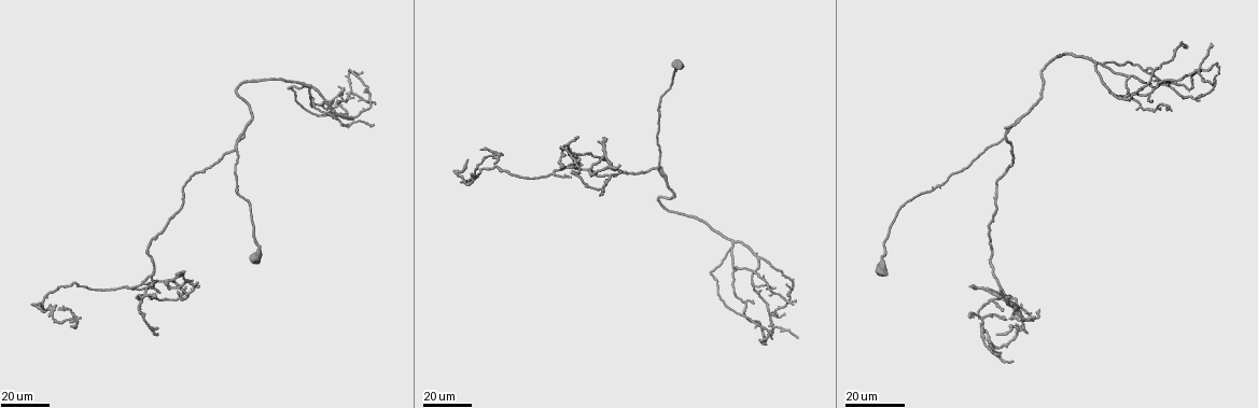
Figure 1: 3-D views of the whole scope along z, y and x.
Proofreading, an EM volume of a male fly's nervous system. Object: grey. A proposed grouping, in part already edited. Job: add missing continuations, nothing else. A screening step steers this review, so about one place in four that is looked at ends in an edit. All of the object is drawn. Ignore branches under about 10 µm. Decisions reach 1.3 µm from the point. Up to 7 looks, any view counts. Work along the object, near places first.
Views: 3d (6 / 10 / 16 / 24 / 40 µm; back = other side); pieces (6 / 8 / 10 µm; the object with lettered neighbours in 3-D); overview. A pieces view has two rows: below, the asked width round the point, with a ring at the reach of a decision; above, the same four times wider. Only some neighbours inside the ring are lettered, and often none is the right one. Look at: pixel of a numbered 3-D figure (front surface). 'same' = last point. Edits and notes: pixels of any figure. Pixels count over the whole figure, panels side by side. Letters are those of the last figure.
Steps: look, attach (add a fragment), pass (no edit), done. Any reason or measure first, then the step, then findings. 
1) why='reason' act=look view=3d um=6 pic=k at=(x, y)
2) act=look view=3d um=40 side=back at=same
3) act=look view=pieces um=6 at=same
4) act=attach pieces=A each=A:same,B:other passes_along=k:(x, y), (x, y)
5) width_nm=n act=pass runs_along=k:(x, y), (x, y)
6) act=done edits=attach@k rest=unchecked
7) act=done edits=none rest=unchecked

act=look view=3d um=40 pic=1 at=(155, 329)

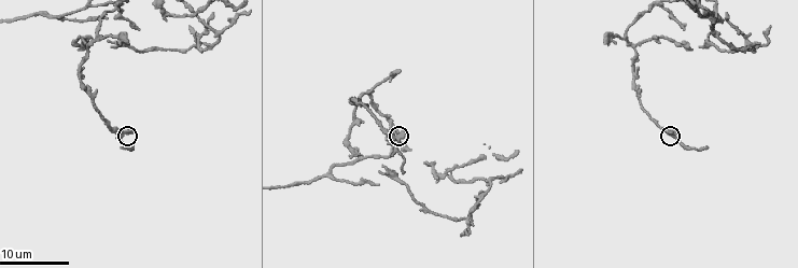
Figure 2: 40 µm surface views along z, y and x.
act=look view=pieces um=8 pic=2 at=(666, 131)

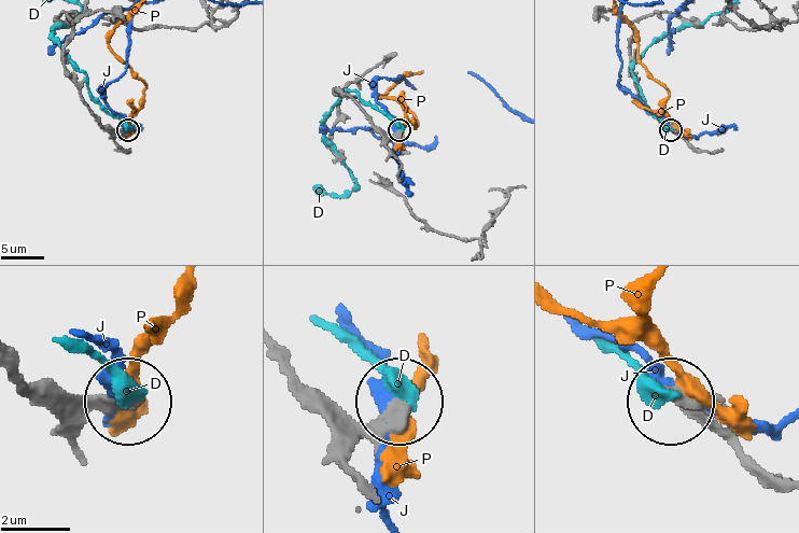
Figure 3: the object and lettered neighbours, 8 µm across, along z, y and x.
act=pass each=D:other,J:other,P:other found='no lettered fragment goes on from it'

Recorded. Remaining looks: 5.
why='an open end' act=look view=3d um=16 pic=2 at=(80, 51)

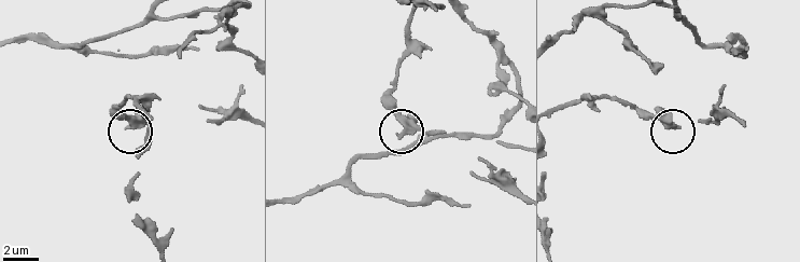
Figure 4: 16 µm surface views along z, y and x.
why='see the neighbours' act=look view=pieces um=8 pic=4 at=(679, 127)

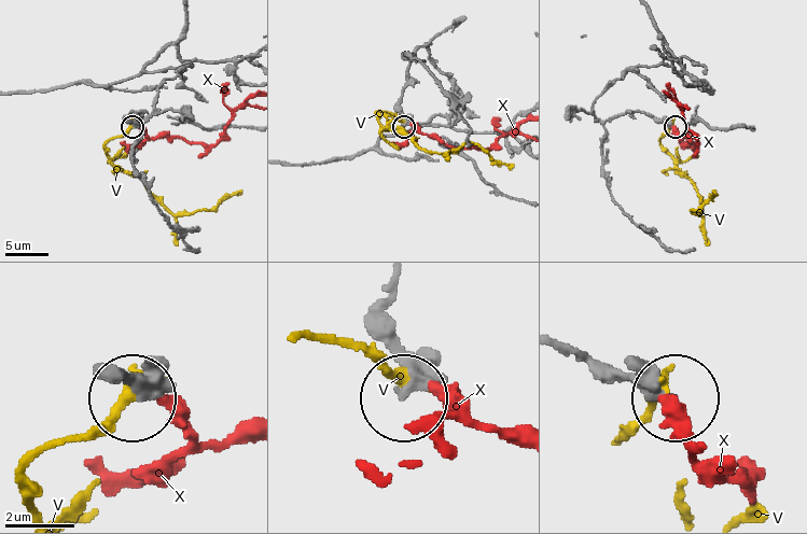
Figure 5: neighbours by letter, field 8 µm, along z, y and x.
width_nm=240 act=pass each=V:other,X:other runs_along=5:(397, 280), (388, 340), (406, 375), (406, 398) found='no lettered fragment goes on from it'

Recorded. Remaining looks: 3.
why='free end' act=look view=3d um=16 pic=2 at=(518, 152)

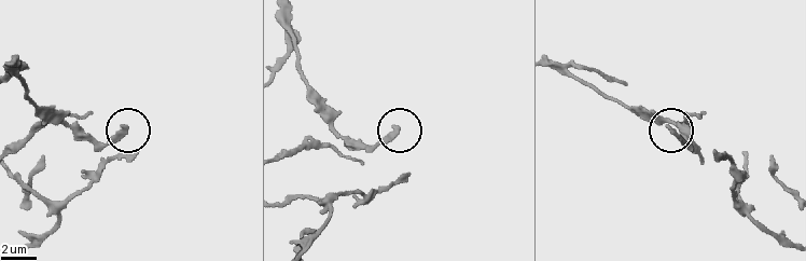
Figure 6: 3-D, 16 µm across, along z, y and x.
why='see the neighbours' act=look view=pieces um=6 pic=6 at=(125, 127)

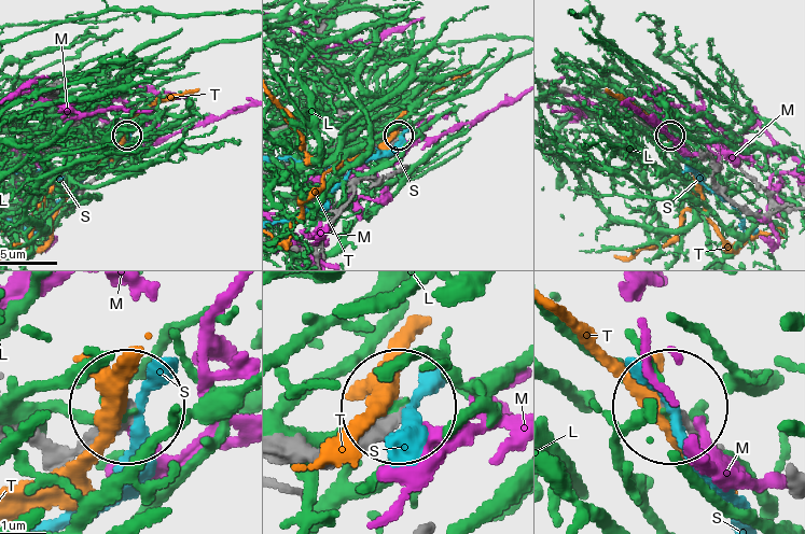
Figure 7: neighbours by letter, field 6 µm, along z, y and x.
width_nm=260 act=pass each=L:other,M:other,S:other,T:other found='no lettered fragment goes on from it'

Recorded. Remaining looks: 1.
act=done edits=none rest=unchecked

